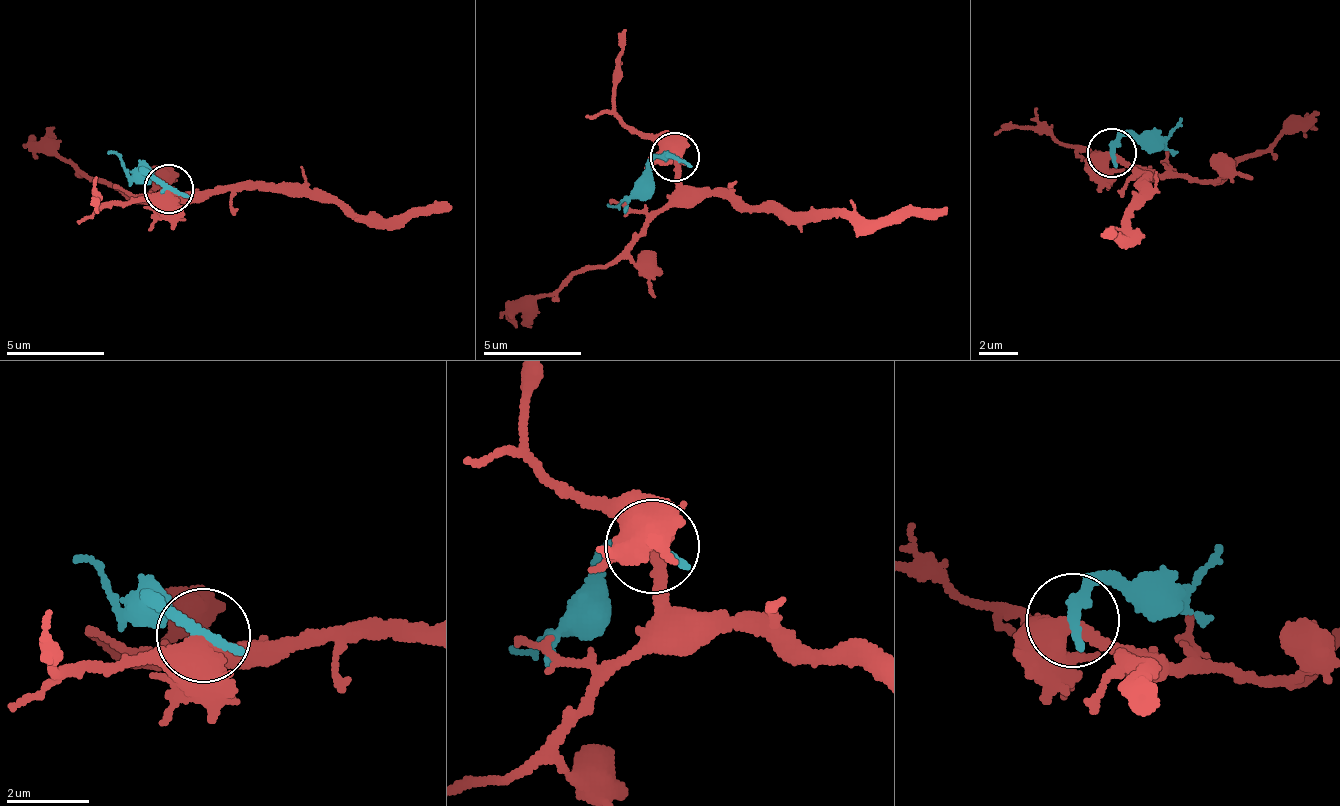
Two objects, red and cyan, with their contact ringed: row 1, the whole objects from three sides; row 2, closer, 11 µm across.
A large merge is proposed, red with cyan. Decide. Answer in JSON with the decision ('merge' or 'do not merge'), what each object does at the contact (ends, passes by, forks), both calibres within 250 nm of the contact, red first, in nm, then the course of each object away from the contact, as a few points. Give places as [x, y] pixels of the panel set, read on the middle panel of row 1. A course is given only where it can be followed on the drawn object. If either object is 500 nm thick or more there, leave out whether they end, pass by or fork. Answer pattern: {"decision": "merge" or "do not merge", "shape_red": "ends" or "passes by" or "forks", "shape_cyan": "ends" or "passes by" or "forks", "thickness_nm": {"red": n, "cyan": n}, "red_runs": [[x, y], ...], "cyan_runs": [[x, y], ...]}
{"decision": "do not merge", "shape_red": "passes by", "shape_cyan": "ends", "thickness_nm": {"red": 440, "cyan": 340}, "red_runs": [[676, 155], [684, 186], [722, 188], [751, 208], [832, 212], [853, 222], [902, 219], [948, 208]], "cyan_runs": [[676, 155], [653, 161], [628, 195], [606, 205]]}

